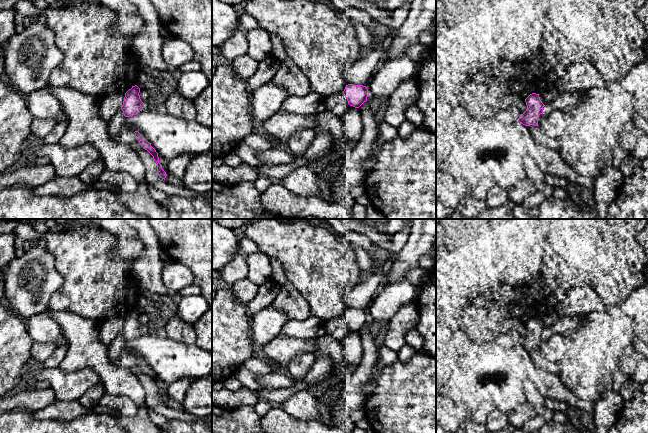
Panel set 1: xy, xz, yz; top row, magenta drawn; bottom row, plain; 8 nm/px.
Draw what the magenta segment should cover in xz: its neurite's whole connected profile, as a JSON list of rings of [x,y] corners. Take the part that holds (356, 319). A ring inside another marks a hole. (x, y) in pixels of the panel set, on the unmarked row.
[[[348,308],[345,311],[343,318],[345,319],[350,330],[359,332],[364,326],[367,325],[369,316],[366,310]]]

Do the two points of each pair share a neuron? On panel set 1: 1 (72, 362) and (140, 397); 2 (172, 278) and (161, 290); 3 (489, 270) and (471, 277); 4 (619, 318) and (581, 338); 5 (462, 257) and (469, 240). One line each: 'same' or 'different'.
1: same
2: different
3: different
4: different
5: different

